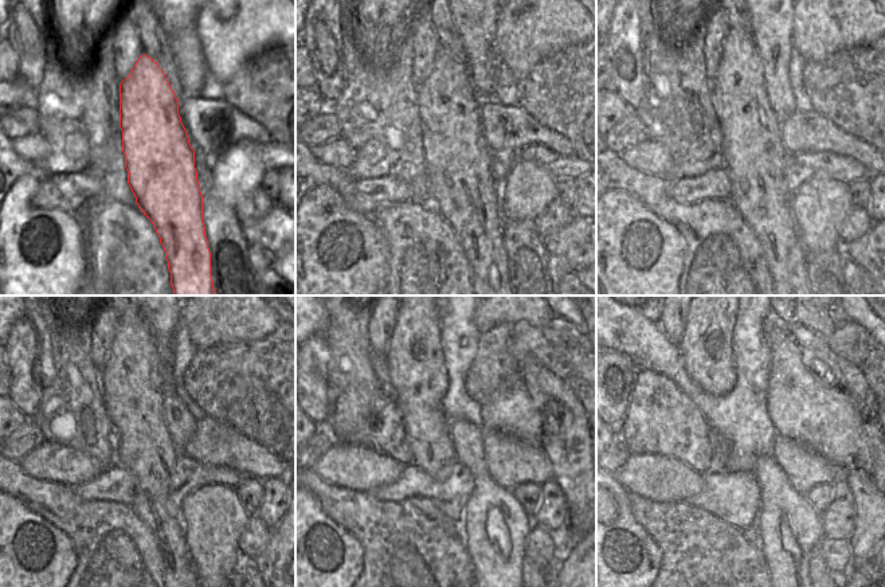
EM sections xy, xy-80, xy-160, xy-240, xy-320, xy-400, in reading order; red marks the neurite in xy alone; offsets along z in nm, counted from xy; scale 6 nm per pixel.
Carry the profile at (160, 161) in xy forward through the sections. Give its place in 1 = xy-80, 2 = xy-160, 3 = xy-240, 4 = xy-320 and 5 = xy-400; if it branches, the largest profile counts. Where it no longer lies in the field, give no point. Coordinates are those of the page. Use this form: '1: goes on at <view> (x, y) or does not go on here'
1: goes on at xy-80 (461, 188)
2: goes on at xy-160 (754, 152)
3: goes on at xy-240 (132, 379)
4: goes on at xy-320 (415, 363)
5: goes on at xy-400 (705, 345)

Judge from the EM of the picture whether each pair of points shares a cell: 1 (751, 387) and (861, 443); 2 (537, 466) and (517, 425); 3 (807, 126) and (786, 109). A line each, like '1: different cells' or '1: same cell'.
1: different cells
2: different cells
3: different cells

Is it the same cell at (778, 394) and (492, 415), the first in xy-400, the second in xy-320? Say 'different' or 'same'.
same

